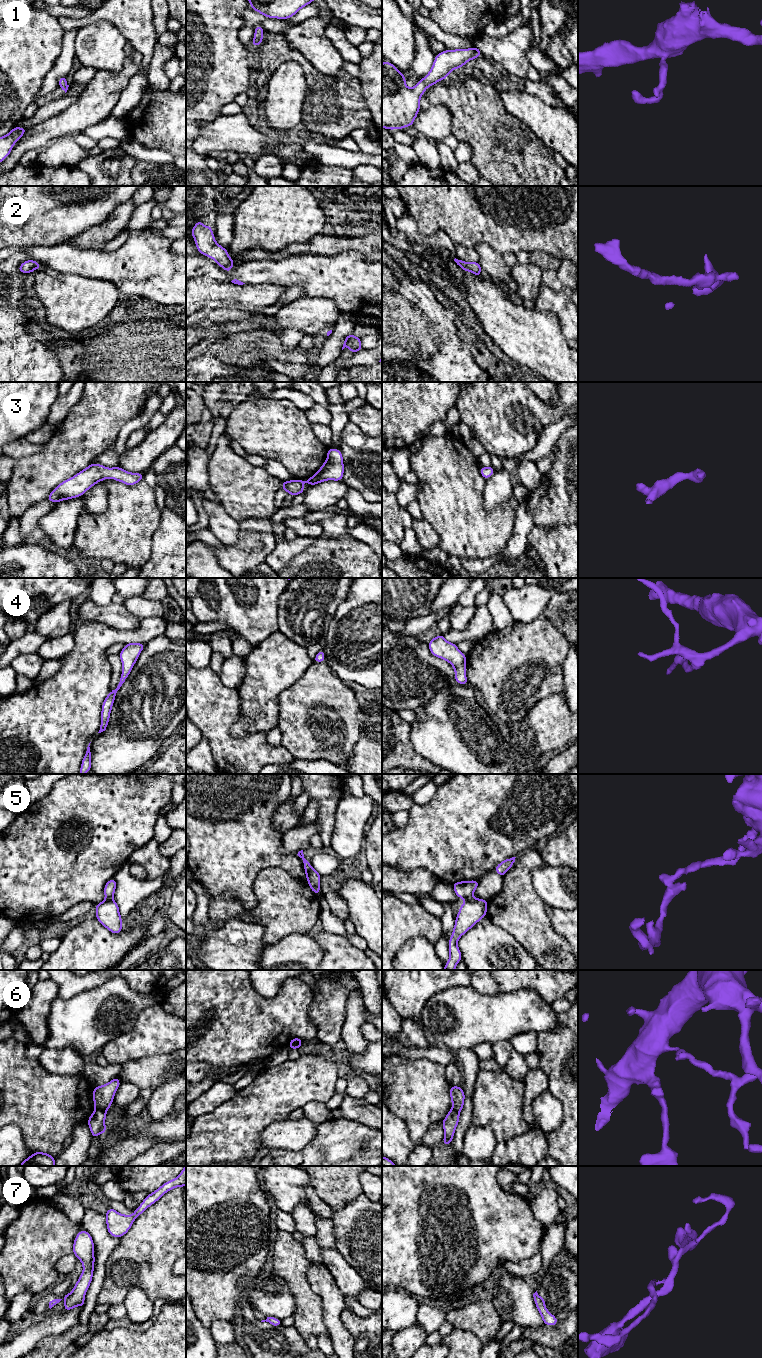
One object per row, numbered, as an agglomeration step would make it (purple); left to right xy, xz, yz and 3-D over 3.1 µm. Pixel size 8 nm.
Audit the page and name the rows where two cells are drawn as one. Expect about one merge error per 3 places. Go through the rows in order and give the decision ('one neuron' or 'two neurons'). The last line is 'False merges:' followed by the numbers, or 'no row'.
1: one neuron
2: one neuron
3: one neuron
4: one neuron
5: two neurons
6: two neurons
7: two neurons
False merges: 5, 6, 7

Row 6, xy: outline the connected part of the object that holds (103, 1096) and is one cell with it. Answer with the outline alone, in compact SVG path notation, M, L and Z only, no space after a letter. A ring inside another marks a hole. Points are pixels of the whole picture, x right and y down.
M115 1077L107 1084L93 1088L95 1110L107 1111L110 1108L114 1100L115 1092L120 1084L121 1081Z

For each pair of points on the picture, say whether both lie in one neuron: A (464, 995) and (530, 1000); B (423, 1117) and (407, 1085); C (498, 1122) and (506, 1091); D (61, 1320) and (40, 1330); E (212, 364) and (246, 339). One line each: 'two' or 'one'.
A: one
B: one
C: one
D: one
E: two

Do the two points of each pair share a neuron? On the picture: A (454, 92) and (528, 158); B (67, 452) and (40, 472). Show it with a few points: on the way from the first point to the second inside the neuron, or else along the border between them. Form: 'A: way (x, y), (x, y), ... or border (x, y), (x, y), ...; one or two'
A: way (478, 116), (490, 131), (490, 148), (505, 154); one
B: way (60, 458), (47, 469); one

